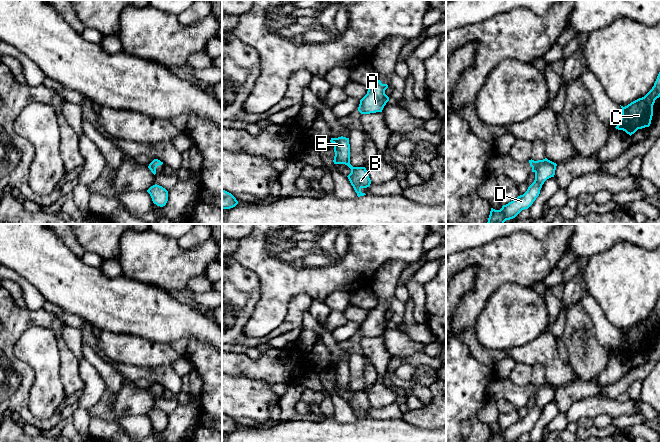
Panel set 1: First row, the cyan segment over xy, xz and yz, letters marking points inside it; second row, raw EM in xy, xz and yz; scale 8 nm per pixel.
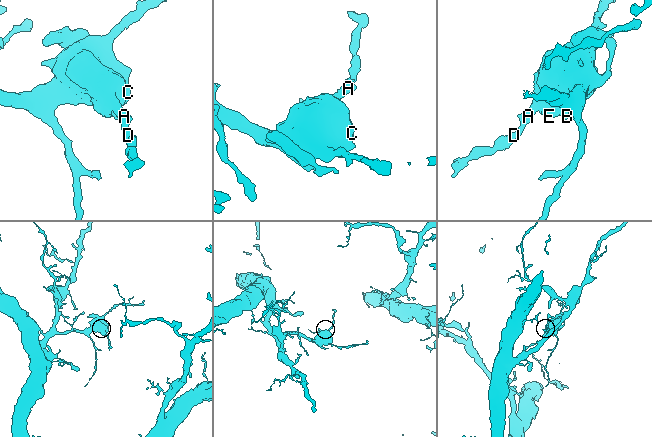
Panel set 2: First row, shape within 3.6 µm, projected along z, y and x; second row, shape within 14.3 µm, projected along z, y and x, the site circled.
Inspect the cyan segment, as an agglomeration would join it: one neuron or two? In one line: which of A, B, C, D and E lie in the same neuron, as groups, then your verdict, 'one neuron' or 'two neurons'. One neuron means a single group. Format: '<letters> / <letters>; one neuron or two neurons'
A B C D E; one neuron

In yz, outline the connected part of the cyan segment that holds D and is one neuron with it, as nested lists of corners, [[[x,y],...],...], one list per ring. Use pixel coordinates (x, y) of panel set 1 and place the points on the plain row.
[[[529,384],[532,396],[535,397],[534,406],[527,415],[513,425],[503,429],[500,434],[491,432],[489,442],[515,442],[522,434],[528,433],[540,418],[544,406],[554,401],[557,388],[548,384]]]

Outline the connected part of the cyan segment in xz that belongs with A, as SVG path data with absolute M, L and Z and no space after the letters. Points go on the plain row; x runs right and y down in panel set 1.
M380 304L369 310L367 318L360 324L358 335L361 338L382 336L389 325L389 321L385 318L387 312L388 309L382 308Z

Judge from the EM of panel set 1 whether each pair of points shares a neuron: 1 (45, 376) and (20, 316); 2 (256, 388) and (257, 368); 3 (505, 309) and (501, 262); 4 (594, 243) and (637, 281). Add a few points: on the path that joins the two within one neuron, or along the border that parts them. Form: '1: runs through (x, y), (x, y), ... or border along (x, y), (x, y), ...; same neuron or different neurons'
1: border along (49, 328), (29, 327), (20, 336), (13, 350); different neurons
2: border along (233, 375), (262, 379), (269, 384); different neurons
3: border along (526, 286), (504, 283), (486, 301); different neurons
4: border along (625, 242), (616, 242), (588, 259); different neurons

